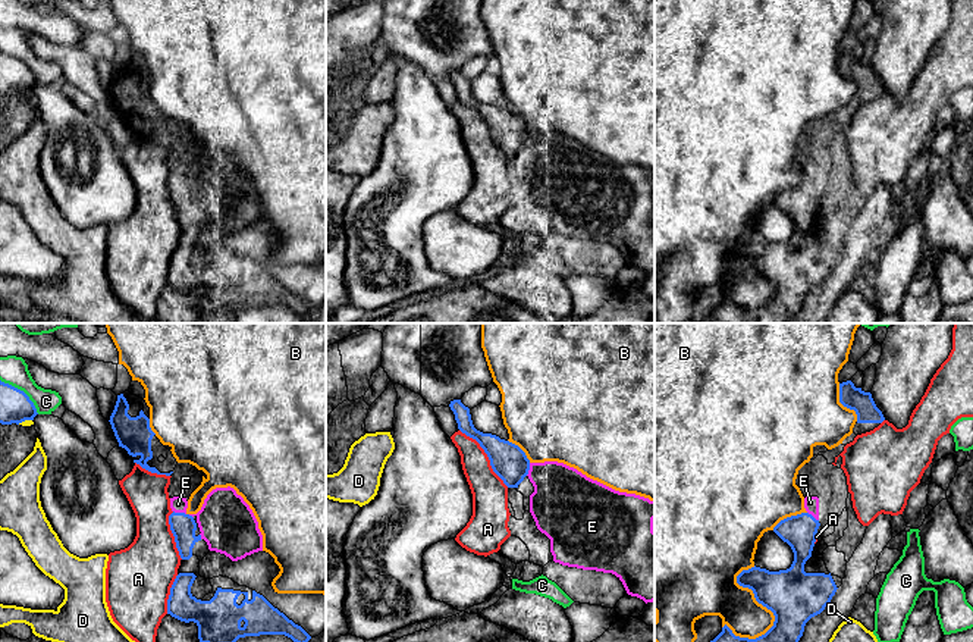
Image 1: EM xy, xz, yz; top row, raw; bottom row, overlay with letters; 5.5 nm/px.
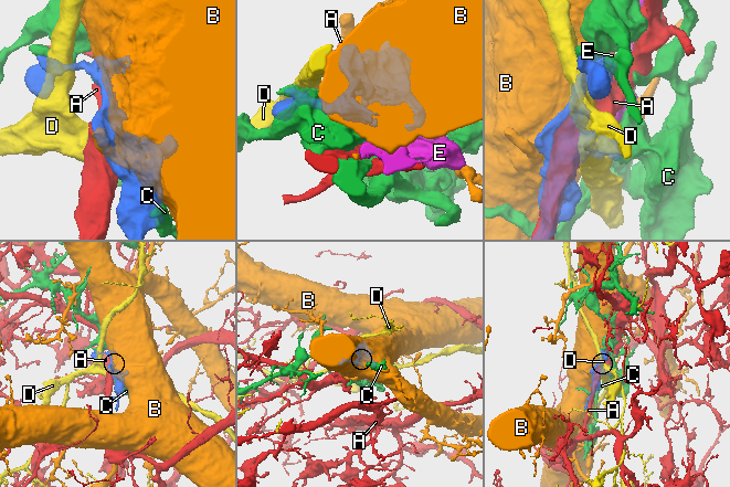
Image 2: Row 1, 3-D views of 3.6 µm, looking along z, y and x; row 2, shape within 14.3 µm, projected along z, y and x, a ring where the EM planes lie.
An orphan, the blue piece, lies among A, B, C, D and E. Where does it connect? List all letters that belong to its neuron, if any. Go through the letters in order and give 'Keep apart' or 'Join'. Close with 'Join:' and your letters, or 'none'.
A: Keep apart
B: Keep apart
C: Keep apart
D: Keep apart
E: Join
Join: E

